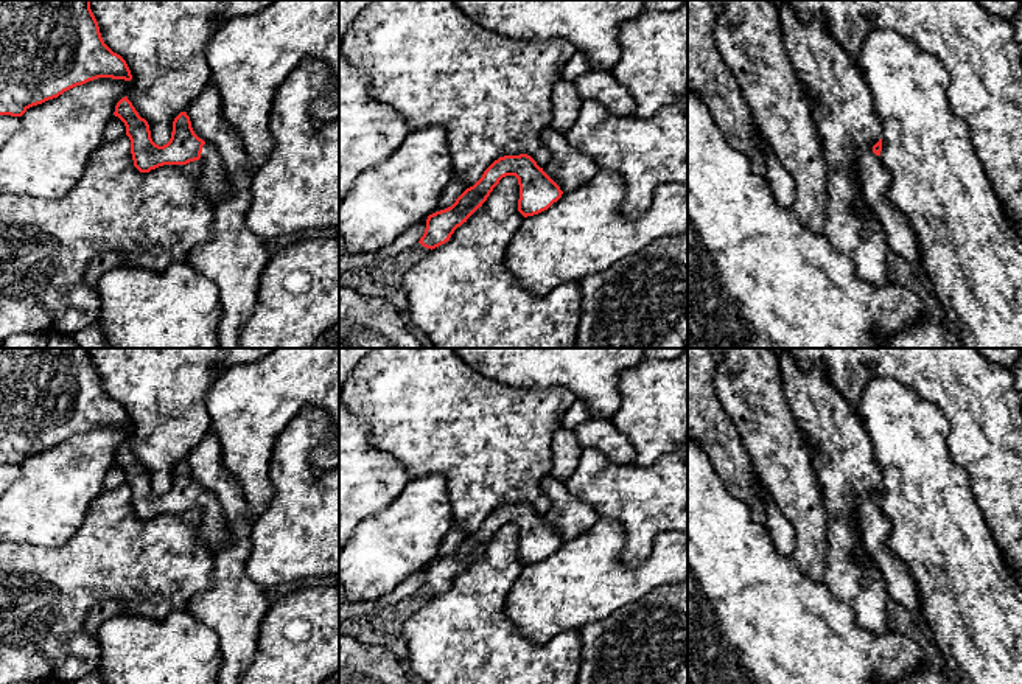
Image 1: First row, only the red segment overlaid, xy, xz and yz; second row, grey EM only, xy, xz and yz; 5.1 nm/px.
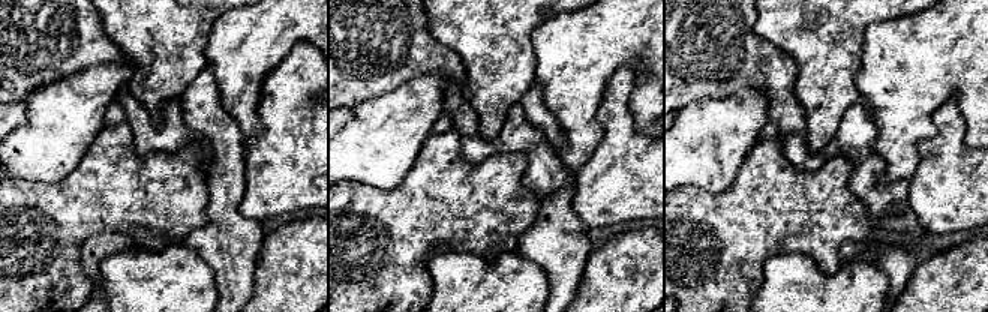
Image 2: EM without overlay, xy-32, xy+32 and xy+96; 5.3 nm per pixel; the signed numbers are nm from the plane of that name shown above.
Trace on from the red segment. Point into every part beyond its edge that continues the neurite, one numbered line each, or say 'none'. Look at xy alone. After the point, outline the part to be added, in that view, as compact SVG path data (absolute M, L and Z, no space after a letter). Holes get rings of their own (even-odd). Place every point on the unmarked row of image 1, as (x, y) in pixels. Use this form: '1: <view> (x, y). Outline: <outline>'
1: xy (213, 532). Outline: M205 491L201 501L199 539L212 553L232 543L229 524L213 493Z

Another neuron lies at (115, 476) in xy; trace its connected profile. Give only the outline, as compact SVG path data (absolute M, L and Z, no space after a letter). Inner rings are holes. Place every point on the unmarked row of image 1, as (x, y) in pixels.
M114 463L106 474L103 490L114 490L123 483L126 483L126 474L118 465Z

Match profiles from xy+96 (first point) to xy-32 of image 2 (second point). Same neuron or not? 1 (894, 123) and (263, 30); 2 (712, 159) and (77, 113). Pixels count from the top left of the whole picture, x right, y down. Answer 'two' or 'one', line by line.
1: one
2: one

